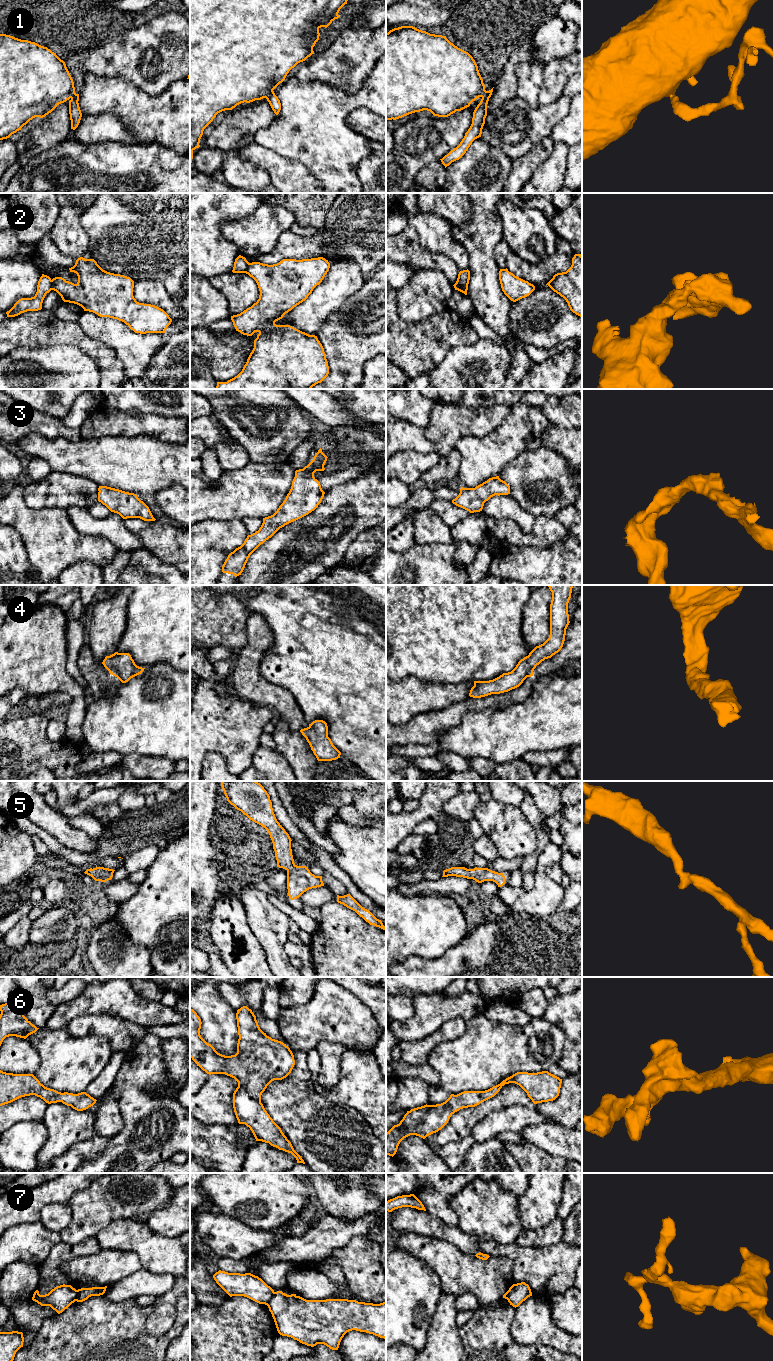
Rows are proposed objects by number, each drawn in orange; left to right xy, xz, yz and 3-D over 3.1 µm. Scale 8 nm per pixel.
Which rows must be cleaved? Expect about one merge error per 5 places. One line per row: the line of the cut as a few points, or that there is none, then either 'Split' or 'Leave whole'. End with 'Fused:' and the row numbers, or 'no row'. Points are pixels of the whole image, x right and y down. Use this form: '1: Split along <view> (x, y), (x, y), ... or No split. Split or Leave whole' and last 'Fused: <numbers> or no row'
1: Split along xz (272, 90), (264, 97). Split
2: Split along xy (51, 280), (52, 289). Split
3: No split. Leave whole
4: No split. Leave whole
5: No split. Leave whole
6: No split. Leave whole
7: Split along xz (275, 1292), (266, 1304). Split
Fused: 1, 2, 7

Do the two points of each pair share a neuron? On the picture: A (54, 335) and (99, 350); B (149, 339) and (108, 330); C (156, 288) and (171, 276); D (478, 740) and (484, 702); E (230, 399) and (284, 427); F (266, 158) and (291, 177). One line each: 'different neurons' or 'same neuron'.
A: same neuron
B: same neuron
C: different neurons
D: different neurons
E: same neuron
F: same neuron

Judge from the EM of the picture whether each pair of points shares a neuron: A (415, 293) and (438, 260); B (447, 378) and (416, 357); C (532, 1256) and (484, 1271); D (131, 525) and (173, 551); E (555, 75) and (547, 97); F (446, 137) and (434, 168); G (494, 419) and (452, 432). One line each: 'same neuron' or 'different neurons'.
A: different neurons
B: different neurons
C: different neurons
D: same neuron
E: same neuron
F: different neurons
G: same neuron

